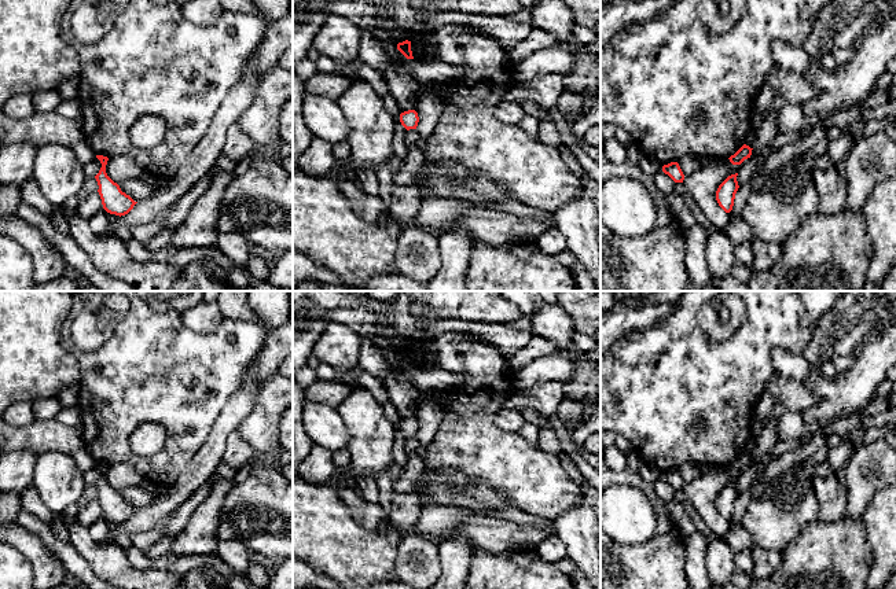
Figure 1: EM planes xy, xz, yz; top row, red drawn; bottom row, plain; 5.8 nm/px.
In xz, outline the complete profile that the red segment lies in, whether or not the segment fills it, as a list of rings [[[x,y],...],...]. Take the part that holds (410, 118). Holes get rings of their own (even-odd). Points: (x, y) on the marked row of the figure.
[[[408,110],[400,114],[400,122],[401,125],[410,130],[410,129],[416,129],[419,117],[415,110]]]

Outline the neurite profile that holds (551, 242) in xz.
[[[554,227],[543,232],[535,243],[547,255],[557,255],[568,249],[565,236]]]

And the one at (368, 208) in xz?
[[[348,180],[335,181],[338,189],[348,198],[355,214],[368,222],[377,222],[385,211],[385,203],[379,195],[364,192],[357,183]]]

